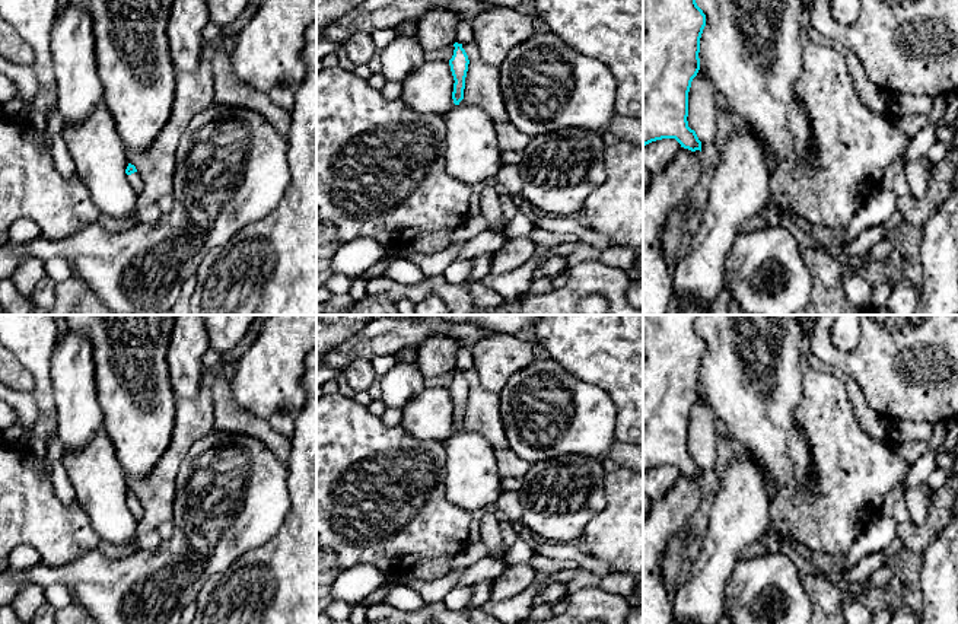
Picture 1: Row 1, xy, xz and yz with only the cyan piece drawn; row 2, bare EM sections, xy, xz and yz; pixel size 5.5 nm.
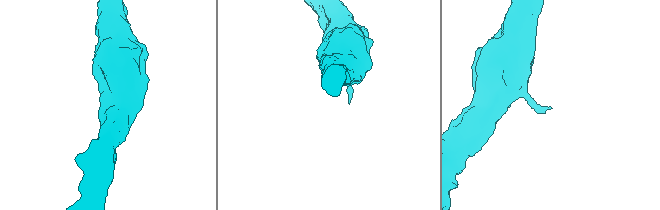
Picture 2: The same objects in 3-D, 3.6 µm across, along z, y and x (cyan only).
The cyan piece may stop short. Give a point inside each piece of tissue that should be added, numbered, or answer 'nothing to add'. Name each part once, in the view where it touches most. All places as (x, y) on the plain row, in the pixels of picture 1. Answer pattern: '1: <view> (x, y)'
1: xy (134, 506)

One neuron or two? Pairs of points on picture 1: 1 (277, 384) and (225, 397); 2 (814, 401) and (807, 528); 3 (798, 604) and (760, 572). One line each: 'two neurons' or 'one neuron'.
1: two neurons
2: one neuron
3: one neuron

